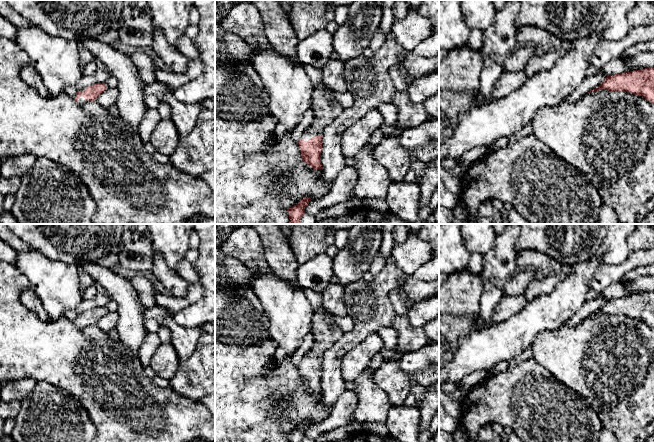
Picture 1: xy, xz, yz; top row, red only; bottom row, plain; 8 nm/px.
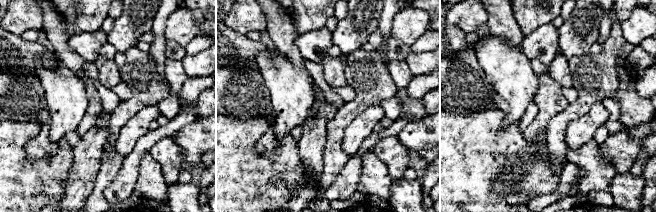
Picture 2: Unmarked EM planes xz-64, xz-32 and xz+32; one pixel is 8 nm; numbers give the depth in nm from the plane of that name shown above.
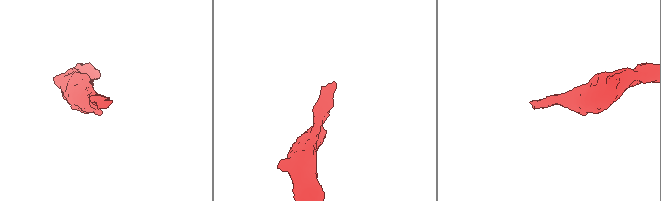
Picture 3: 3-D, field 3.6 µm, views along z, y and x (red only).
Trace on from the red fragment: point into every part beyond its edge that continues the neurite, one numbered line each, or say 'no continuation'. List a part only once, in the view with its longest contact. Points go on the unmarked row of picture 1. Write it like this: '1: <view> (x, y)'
1: xz (325, 331)

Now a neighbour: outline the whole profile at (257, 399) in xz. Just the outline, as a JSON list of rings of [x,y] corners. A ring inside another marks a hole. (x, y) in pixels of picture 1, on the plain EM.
[[[272,338],[249,346],[223,344],[215,340],[215,442],[289,442],[287,434],[298,428],[303,422],[319,423],[328,418],[331,410],[326,410],[322,393],[314,394],[301,382],[299,369],[291,361],[291,357],[277,363],[274,359],[277,342]]]

